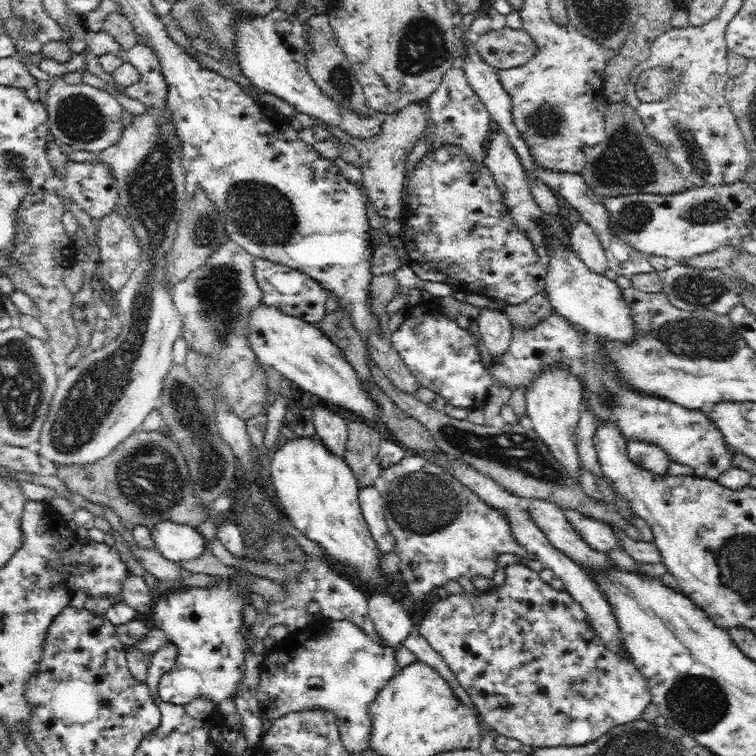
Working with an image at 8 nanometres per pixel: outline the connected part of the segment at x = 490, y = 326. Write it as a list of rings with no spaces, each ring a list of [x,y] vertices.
[[[482,308],[477,317],[480,336],[490,350],[492,359],[502,358],[512,340],[512,323],[507,319],[504,310]]]

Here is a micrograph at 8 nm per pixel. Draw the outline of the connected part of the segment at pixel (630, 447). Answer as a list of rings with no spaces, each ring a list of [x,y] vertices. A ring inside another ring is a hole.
[[[628,440],[626,442],[626,450],[634,464],[650,470],[654,474],[666,473],[672,461],[663,448],[643,440]]]

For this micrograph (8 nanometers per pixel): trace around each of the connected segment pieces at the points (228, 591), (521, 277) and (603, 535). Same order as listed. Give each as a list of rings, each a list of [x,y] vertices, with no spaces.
[[[238,575],[233,578],[217,577],[218,584],[207,588],[181,588],[163,593],[152,604],[152,623],[166,632],[169,640],[177,646],[178,654],[175,665],[166,676],[159,680],[158,693],[165,703],[188,704],[196,698],[204,697],[216,707],[225,699],[231,699],[238,692],[244,676],[245,635],[242,633],[244,610],[250,603],[248,590]]]
[[[448,144],[436,151],[430,150],[420,158],[412,172],[406,174],[403,191],[408,193],[408,200],[400,216],[405,225],[399,236],[408,251],[408,266],[416,276],[430,282],[450,284],[455,290],[465,293],[501,299],[512,305],[522,304],[545,290],[547,261],[540,258],[534,243],[515,225],[492,173],[484,163],[472,162],[462,147]]]
[[[564,509],[566,518],[570,524],[578,531],[578,535],[596,551],[608,553],[618,544],[618,539],[612,531],[612,526],[602,520],[596,520],[589,516],[580,514],[576,509]]]

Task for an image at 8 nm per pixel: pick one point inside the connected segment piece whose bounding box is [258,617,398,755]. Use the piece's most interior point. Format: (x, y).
(334, 665)

